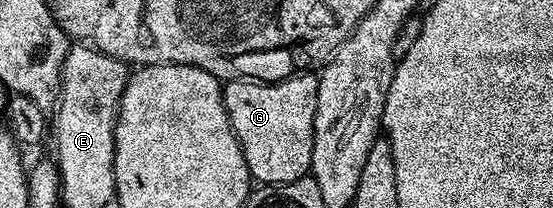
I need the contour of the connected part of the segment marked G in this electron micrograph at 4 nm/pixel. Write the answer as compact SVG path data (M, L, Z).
M297 72L280 82L229 80L224 83L227 116L243 148L250 179L281 186L310 173L317 80L316 73Z

